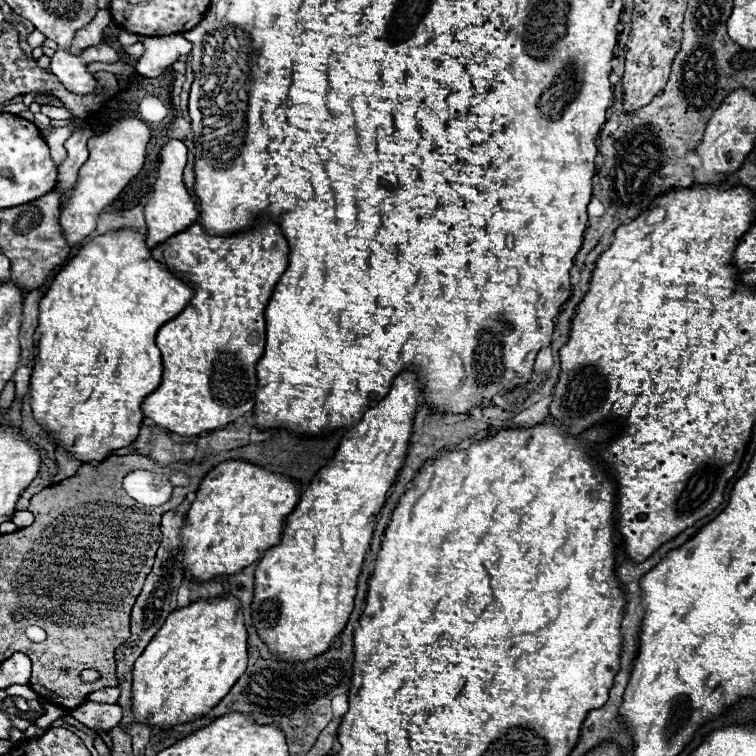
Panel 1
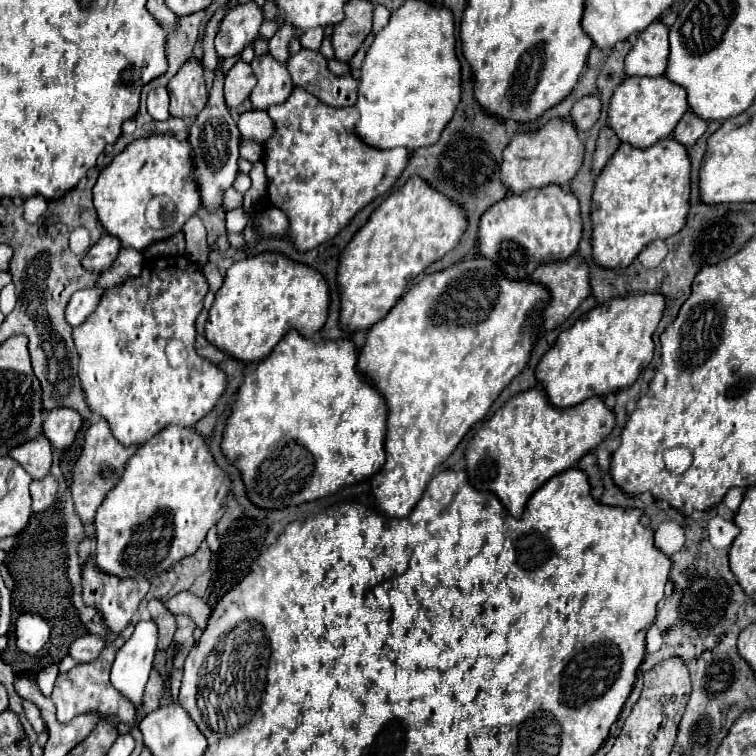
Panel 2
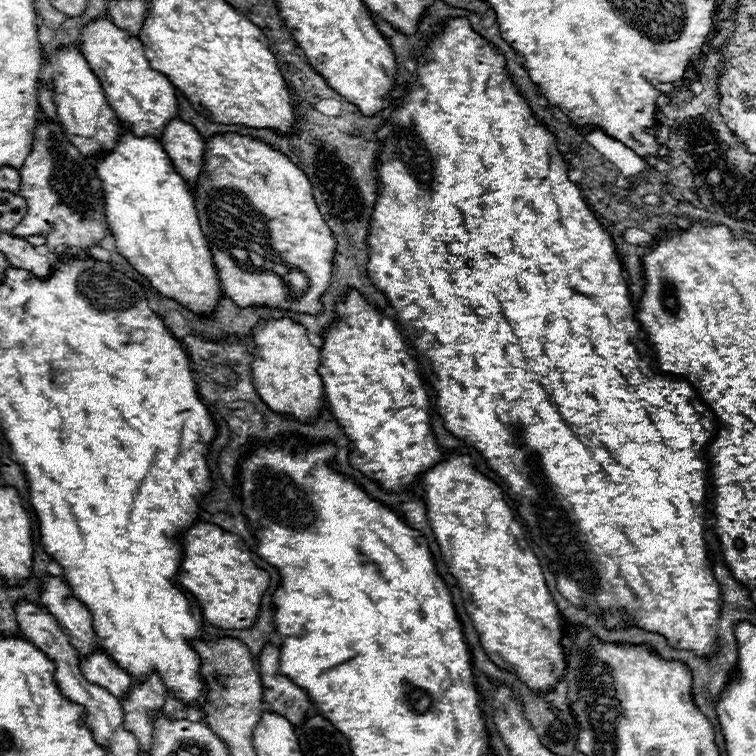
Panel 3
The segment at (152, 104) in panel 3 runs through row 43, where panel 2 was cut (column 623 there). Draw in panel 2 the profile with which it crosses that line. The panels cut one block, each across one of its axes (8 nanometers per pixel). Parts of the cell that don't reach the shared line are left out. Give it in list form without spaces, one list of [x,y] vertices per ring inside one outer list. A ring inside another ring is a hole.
[[[628,76],[614,92],[608,110],[608,124],[622,142],[634,146],[652,146],[660,138],[666,138],[676,128],[676,122],[688,110],[688,94],[682,86],[676,86],[666,76]]]

